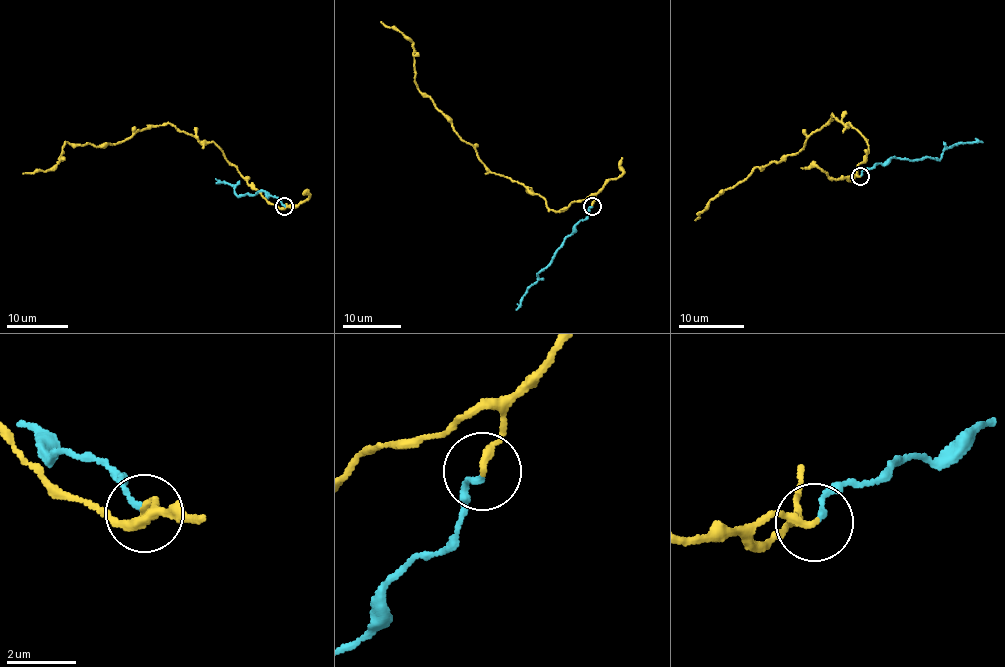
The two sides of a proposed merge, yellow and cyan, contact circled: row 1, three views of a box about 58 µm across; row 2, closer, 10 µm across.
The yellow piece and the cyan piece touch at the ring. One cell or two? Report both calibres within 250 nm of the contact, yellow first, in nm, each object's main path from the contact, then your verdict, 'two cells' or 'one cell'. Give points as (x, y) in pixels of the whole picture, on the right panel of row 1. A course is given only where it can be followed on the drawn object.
200 nm thick on the yellow side, 160 nm on the other; yellow runs (860, 176), (849, 180), (868, 143), (832, 114), (802, 149), (758, 166), (694, 219); cyan runs (861, 176), (864, 170), (891, 157), (938, 159), (944, 150), (960, 143), (983, 142); one cell

